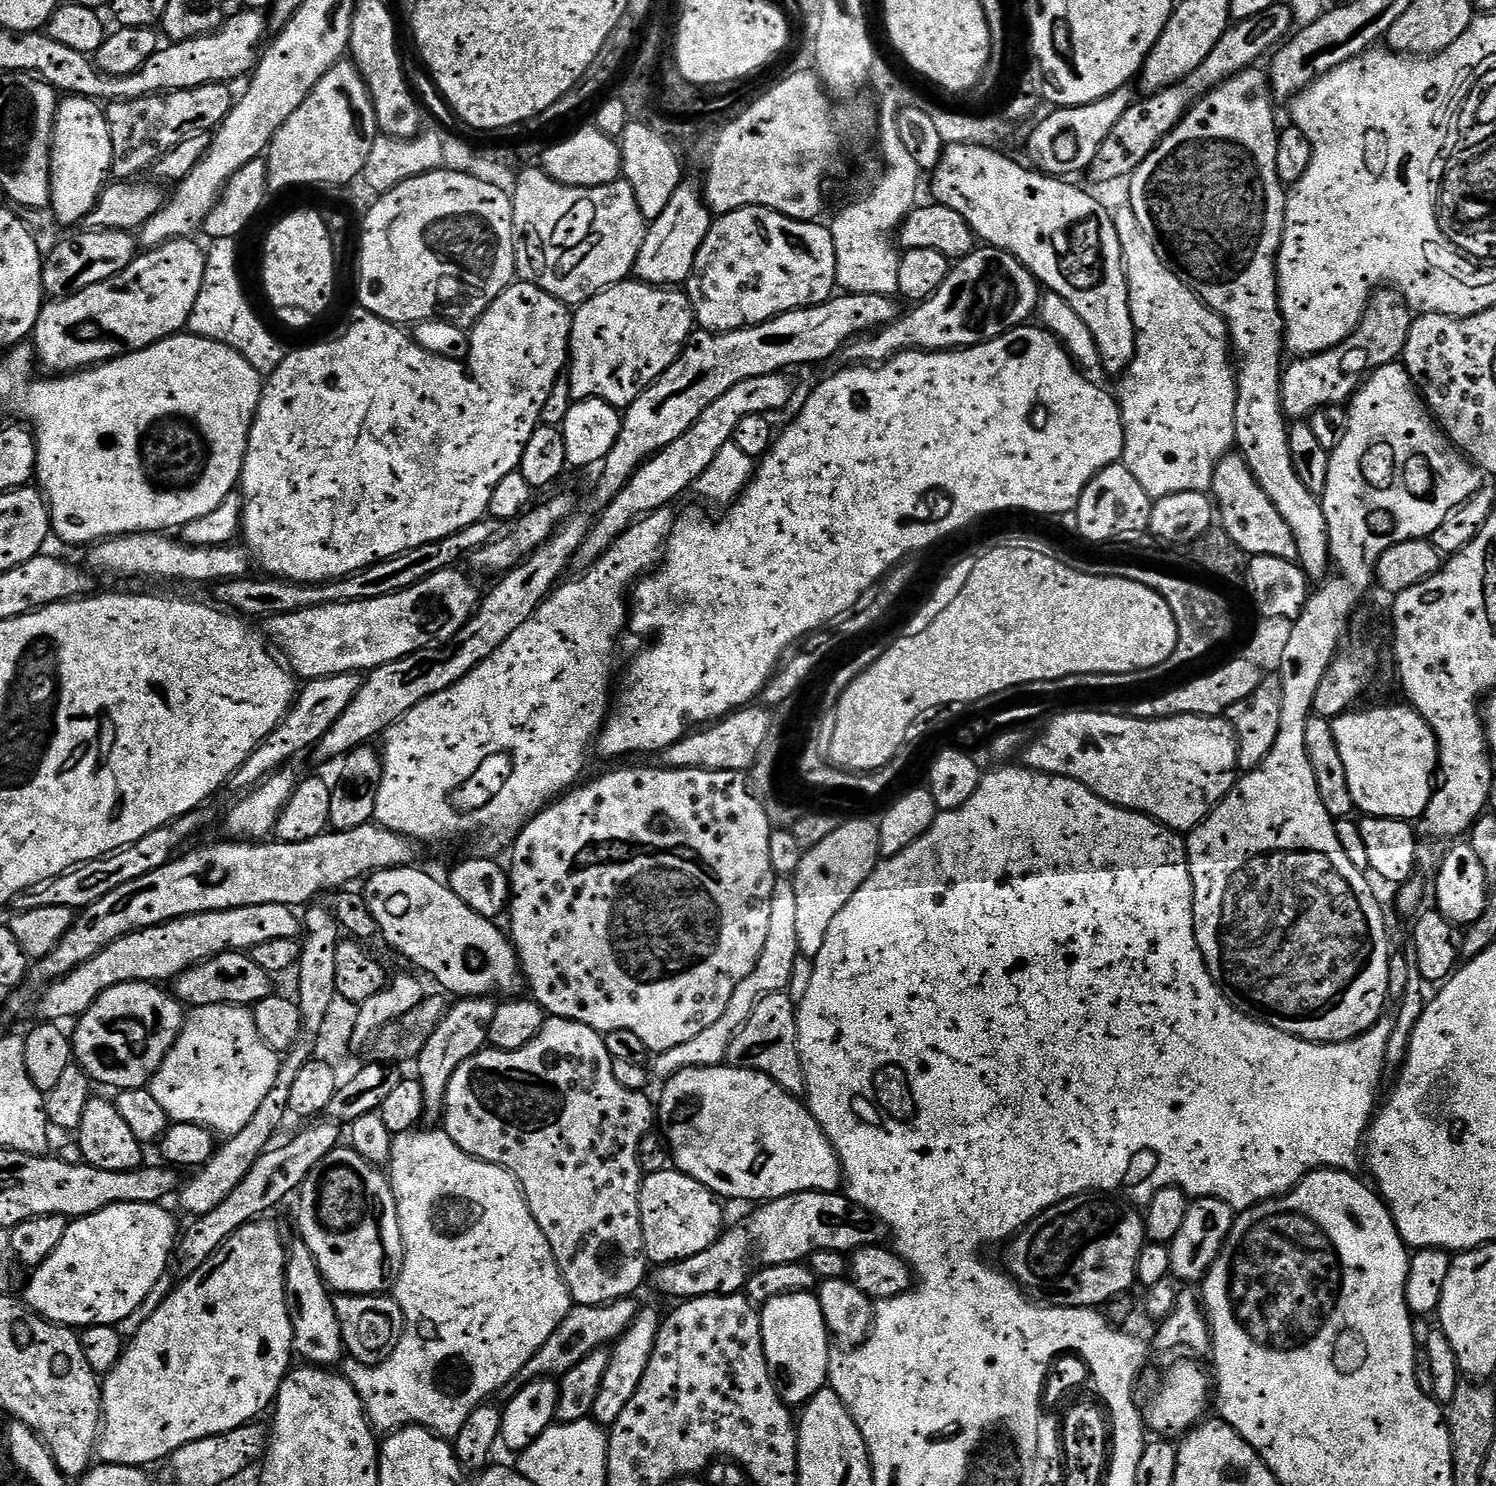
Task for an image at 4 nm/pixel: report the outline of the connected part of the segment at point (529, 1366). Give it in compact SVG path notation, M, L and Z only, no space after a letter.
M625 1298L598 1306L586 1306L585 1304L573 1306L558 1326L558 1330L554 1330L554 1334L550 1334L548 1341L540 1347L538 1354L534 1354L534 1358L530 1358L530 1362L522 1366L522 1370L513 1380L506 1382L502 1390L503 1395L511 1398L522 1391L531 1380L537 1378L559 1377L574 1366L578 1366L578 1362L585 1360L594 1350L619 1340L621 1334L631 1326L632 1320L636 1317L638 1311L636 1302L635 1299Z

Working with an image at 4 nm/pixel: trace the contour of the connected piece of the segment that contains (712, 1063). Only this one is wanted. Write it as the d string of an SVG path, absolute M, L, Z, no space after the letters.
M777 879L774 894L770 902L770 934L766 934L766 946L762 946L762 956L758 958L758 966L734 990L734 998L730 998L730 1006L726 1006L726 1014L714 1022L714 1026L706 1026L702 1034L690 1038L690 1042L682 1042L682 1046L674 1046L674 1050L655 1053L650 1060L650 1072L657 1081L663 1082L675 1072L687 1068L714 1068L723 1065L728 1059L728 1047L736 1033L742 1030L746 1018L754 1010L754 1006L763 996L787 989L796 957L800 955L798 946L798 930L796 929L796 899L794 883L791 879Z

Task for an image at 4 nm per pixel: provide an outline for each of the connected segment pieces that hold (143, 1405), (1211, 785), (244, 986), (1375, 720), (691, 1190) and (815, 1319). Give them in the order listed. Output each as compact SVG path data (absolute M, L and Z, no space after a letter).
M261 1218L253 1220L252 1223L239 1228L233 1236L226 1238L226 1242L221 1244L220 1249L216 1251L206 1262L202 1262L202 1266L198 1266L198 1270L187 1273L184 1281L177 1283L172 1291L168 1293L168 1297L163 1300L158 1306L158 1310L154 1310L154 1314L150 1314L150 1318L146 1318L146 1326L142 1326L142 1330L138 1330L136 1336L131 1337L127 1341L126 1347L123 1349L119 1362L103 1377L102 1387L100 1389L100 1406L102 1409L102 1431L98 1437L98 1456L103 1463L117 1464L118 1466L134 1466L135 1468L144 1468L148 1464L156 1464L159 1460L164 1460L167 1456L172 1456L179 1450L183 1444L199 1445L202 1438L210 1438L217 1436L223 1432L229 1432L235 1428L241 1428L244 1424L251 1424L257 1419L259 1412L264 1412L273 1407L276 1395L280 1389L280 1383L284 1377L288 1375L290 1369L294 1364L294 1349L292 1346L292 1319L288 1313L288 1304L284 1300L284 1267L288 1261L288 1249L286 1247L286 1240L280 1237L280 1228L274 1221L268 1220L272 1218Z
M1067 711L1061 716L1053 715L1047 721L1048 729L1033 744L1031 741L1027 745L1023 763L1034 772L1076 780L1107 804L1140 812L1165 828L1181 834L1191 832L1218 807L1238 779L1236 735L1227 719L1220 716L1165 716L1135 720L1132 714Z
M223 952L179 973L174 980L174 995L189 1009L219 1004L255 1006L262 998L273 995L272 980L273 973L262 970L262 966L258 966L248 952Z
M1407 702L1401 704L1384 704L1381 708L1368 708L1365 712L1356 712L1357 710L1349 710L1342 716L1336 717L1332 721L1332 729L1334 730L1334 742L1338 742L1338 754L1342 754L1342 763L1346 765L1346 782L1350 782L1350 794L1354 798L1356 808L1363 813L1364 816L1381 816L1382 818L1394 818L1395 820L1406 820L1416 822L1421 819L1426 810L1426 806L1432 801L1432 793L1434 791L1434 780L1432 784L1432 775L1437 775L1438 765L1440 763L1440 747L1436 744L1436 735L1434 730L1430 730L1428 723L1422 718L1422 714L1418 714L1416 709Z
M669 1170L669 1172L652 1172L640 1181L638 1206L644 1231L644 1252L653 1265L673 1264L682 1258L690 1258L694 1254L702 1254L710 1246L714 1246L725 1231L725 1205L702 1182L690 1178L685 1172Z
M790 1292L764 1302L759 1313L770 1378L785 1404L803 1406L828 1384L830 1333L822 1306L812 1292Z

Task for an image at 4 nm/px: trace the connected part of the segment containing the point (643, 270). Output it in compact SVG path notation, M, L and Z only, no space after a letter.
M681 182L678 190L674 190L674 198L670 198L670 206L662 210L657 220L647 225L644 241L636 259L635 279L641 284L657 286L680 286L688 279L694 266L694 258L710 230L713 213L702 199L702 192L688 182Z

